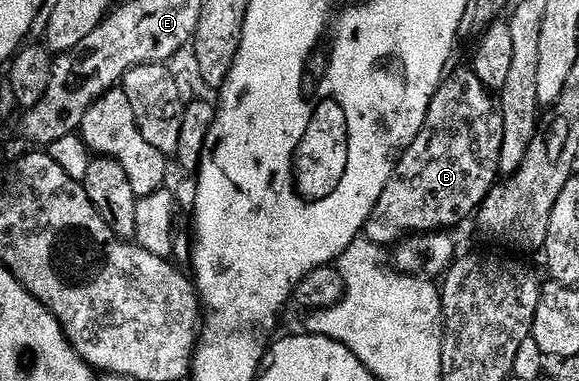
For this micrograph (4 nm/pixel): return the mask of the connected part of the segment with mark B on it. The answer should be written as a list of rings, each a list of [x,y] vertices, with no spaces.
[[[423,124],[415,141],[399,157],[391,180],[371,211],[366,239],[380,246],[394,245],[412,234],[451,230],[467,215],[468,219],[478,212],[484,198],[496,187],[496,165],[502,145],[503,141],[495,136],[495,128],[487,128],[483,140],[475,140],[471,128],[447,132],[443,124]]]

